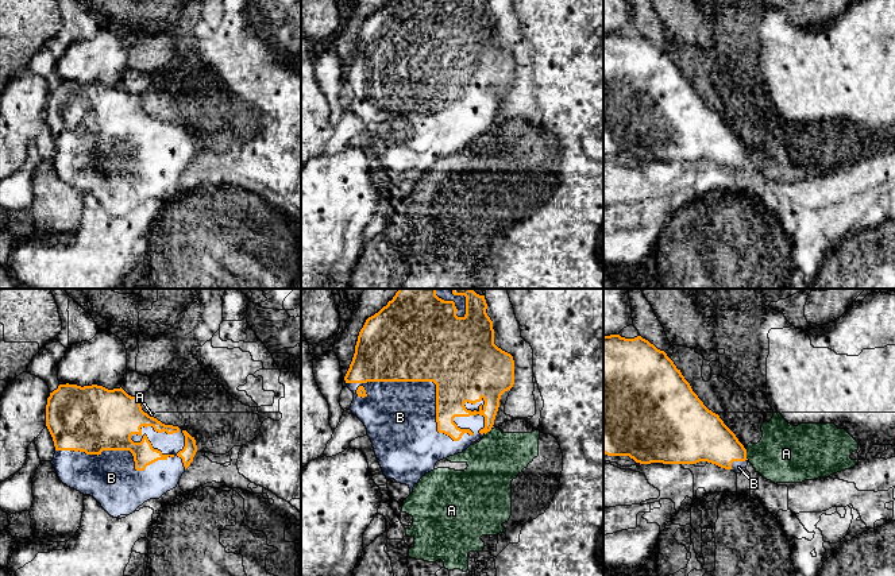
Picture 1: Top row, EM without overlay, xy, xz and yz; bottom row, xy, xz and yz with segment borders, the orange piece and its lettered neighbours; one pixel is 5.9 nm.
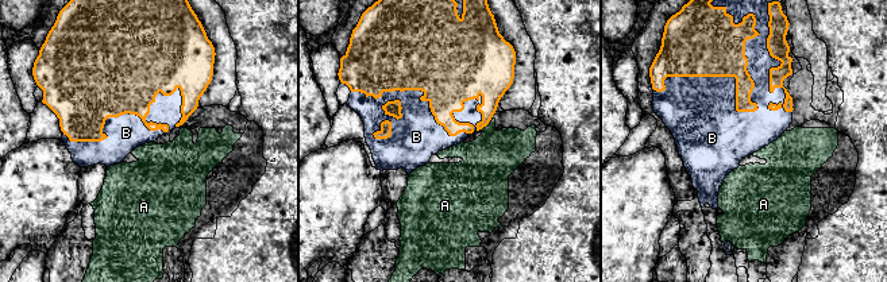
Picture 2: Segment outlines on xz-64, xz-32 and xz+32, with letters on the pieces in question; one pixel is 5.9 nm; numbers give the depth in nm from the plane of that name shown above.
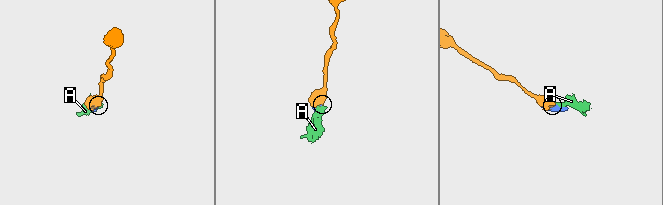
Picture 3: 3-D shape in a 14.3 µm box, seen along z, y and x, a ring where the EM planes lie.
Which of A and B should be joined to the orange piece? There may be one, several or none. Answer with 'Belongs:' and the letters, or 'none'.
Belongs: B

